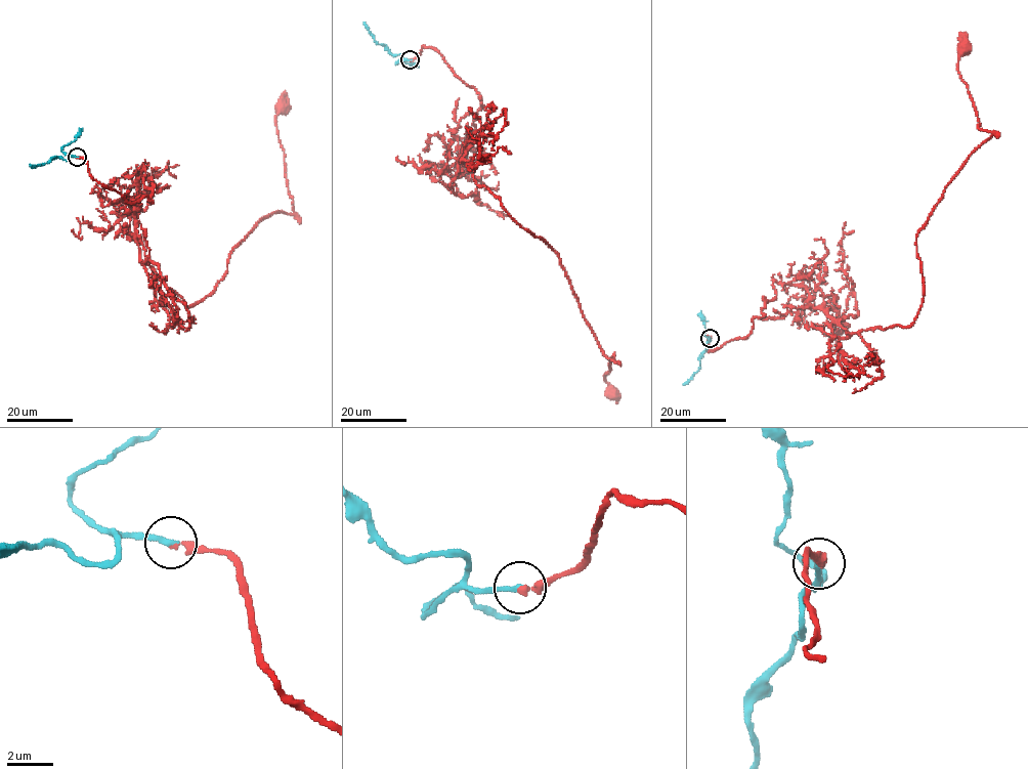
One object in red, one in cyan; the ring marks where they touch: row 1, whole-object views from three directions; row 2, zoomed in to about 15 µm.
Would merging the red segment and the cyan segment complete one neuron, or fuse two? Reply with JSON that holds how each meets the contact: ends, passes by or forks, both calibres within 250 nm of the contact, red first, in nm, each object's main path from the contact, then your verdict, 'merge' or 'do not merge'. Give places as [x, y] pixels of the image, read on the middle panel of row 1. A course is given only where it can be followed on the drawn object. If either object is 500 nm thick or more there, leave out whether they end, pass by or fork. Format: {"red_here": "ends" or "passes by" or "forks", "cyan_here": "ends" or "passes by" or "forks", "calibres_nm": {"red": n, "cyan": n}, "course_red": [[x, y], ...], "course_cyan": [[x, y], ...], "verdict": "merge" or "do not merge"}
{"red_here": "ends", "cyan_here": "ends", "calibres_nm": {"red": 340, "cyan": 220}, "course_red": [[411, 59], [431, 47], [480, 94], [460, 159], [555, 251], [614, 353], [611, 392]], "course_cyan": [[411, 59], [392, 54], [384, 45], [378, 44], [363, 22]], "verdict": "merge"}

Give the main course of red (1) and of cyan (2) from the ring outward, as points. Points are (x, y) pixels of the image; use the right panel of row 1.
1: (709, 338), (708, 350), (745, 338), (775, 281), (847, 335), (910, 326), (916, 236), (994, 134), (964, 47)
2: (709, 338), (699, 359), (700, 366), (682, 384)

